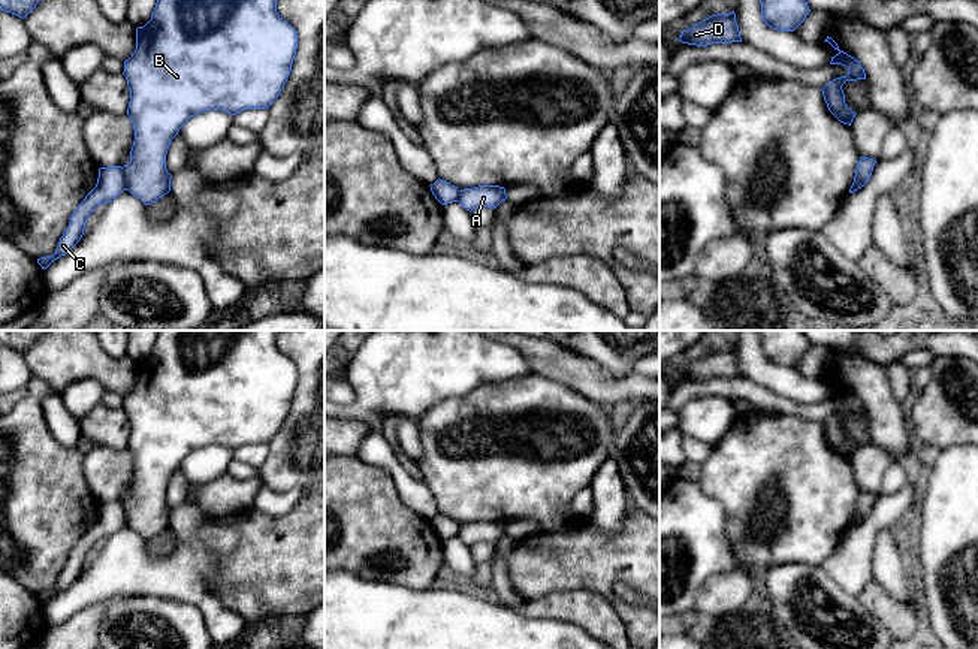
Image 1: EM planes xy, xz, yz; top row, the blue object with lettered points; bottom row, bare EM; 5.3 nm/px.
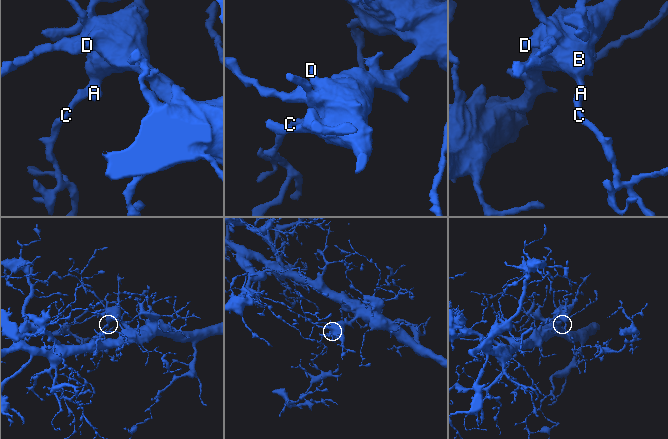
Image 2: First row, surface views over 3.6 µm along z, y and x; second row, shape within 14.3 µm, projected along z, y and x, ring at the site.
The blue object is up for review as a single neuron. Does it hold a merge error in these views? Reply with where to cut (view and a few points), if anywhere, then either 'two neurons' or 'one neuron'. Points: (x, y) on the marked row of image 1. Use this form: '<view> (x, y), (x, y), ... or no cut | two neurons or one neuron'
xy (121, 168), (127, 189) | two neurons

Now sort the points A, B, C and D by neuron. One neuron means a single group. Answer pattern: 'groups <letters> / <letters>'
groups A B D / C

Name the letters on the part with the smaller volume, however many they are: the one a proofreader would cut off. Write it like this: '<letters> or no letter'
C

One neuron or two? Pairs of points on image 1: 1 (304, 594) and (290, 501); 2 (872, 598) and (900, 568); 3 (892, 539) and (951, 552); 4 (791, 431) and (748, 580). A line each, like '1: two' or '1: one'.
1: two
2: two
3: two
4: two

